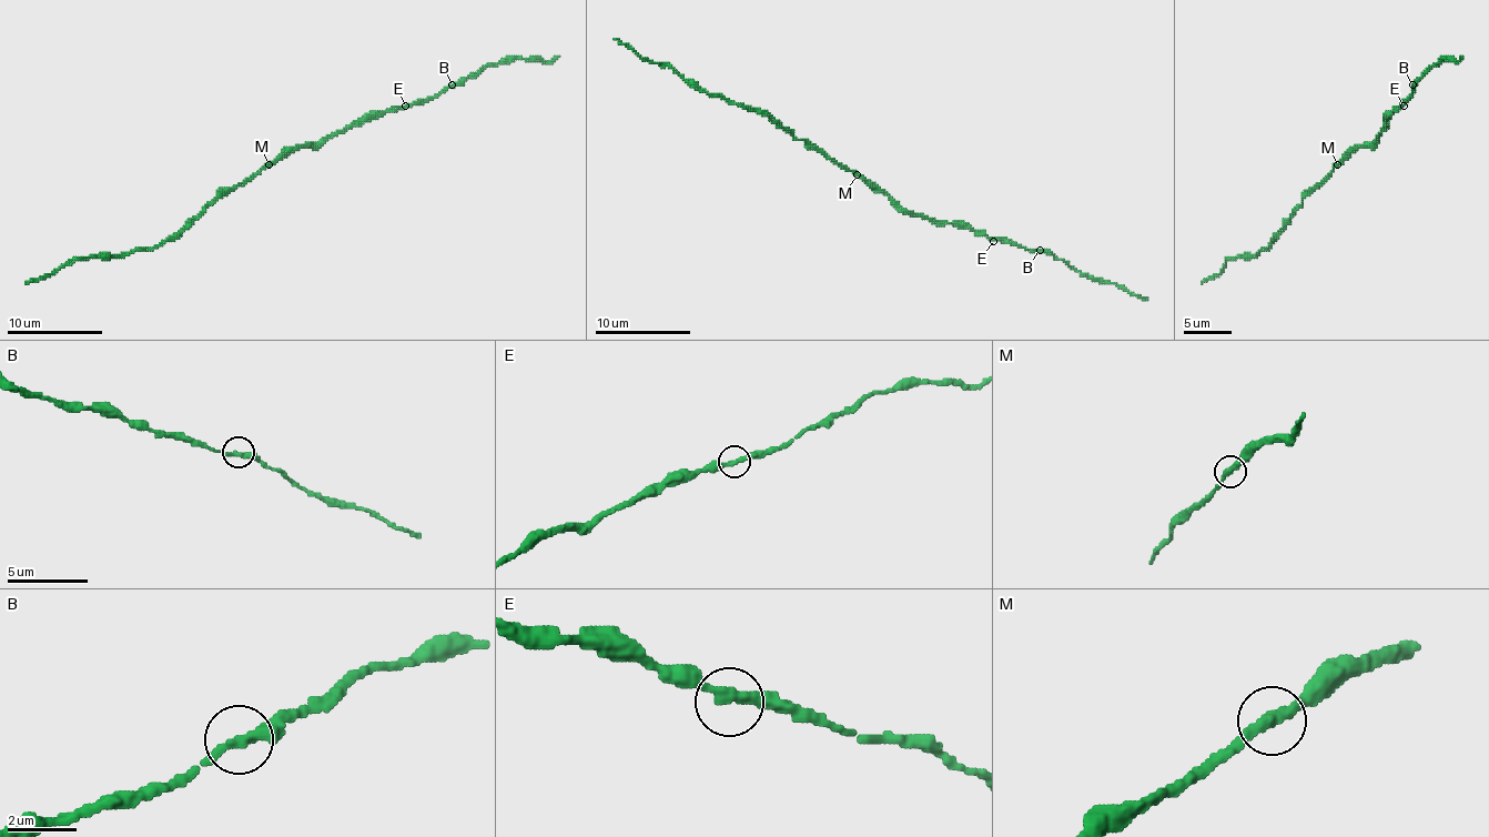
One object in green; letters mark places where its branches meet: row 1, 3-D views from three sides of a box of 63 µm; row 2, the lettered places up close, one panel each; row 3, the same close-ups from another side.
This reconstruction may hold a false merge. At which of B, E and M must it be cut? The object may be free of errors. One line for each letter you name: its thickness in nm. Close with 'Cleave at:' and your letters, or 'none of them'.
Cleave at: none of them

